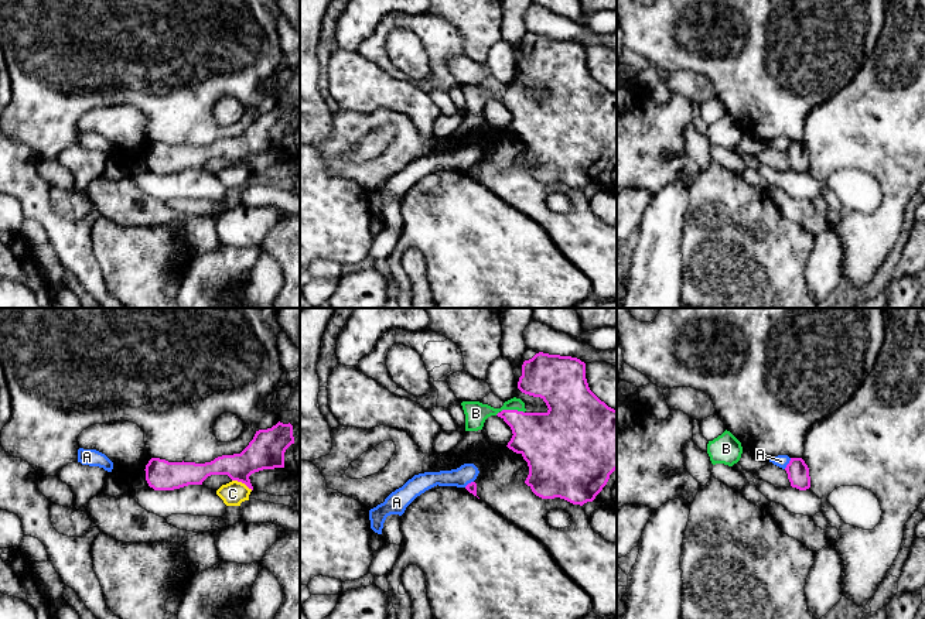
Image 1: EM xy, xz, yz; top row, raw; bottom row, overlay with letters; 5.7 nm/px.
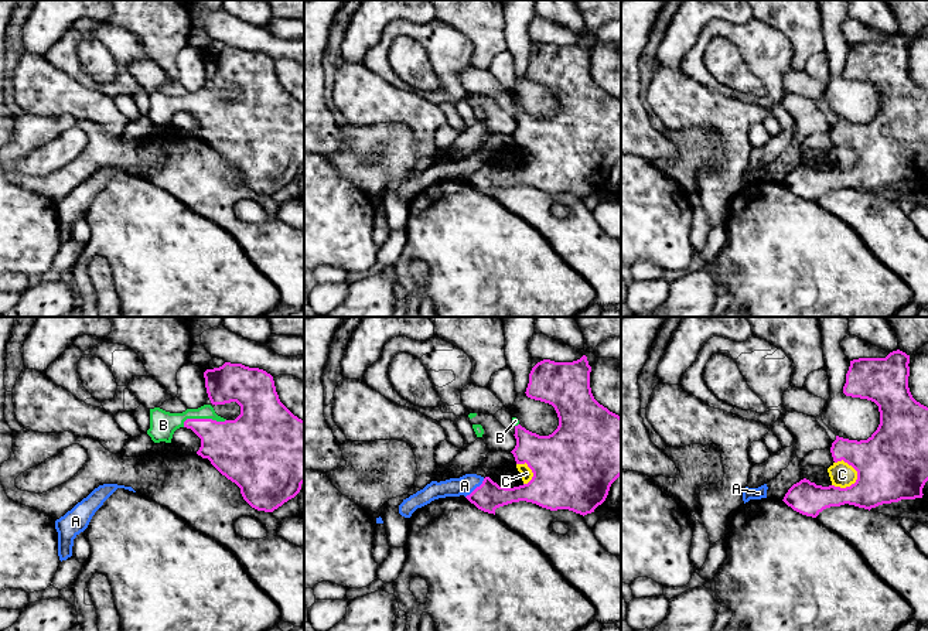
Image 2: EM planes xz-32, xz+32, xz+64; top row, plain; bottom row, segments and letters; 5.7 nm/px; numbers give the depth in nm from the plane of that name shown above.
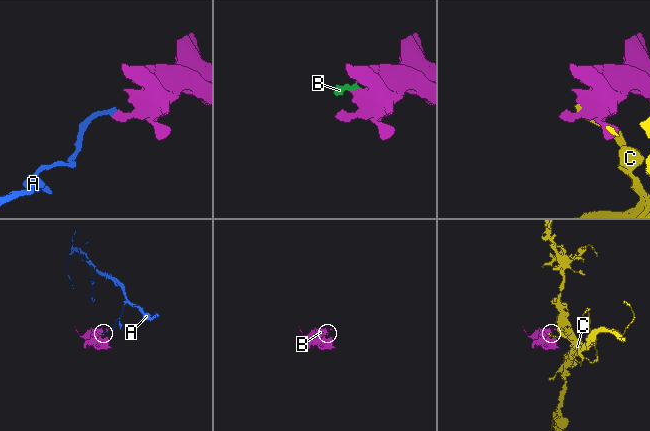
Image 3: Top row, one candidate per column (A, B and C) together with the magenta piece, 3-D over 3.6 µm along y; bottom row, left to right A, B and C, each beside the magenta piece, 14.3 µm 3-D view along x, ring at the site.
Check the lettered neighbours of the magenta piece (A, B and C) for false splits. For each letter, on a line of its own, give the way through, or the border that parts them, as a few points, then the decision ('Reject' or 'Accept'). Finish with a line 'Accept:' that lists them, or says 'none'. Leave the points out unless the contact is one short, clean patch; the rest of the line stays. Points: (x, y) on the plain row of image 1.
A: Boundary: yz (791, 142), (784, 151). Reject
B: Path across: xz (545, 123), (512, 93), (475, 96). Accept
C: Boundary: xy (232, 163), (241, 164), (252, 173). Reject
Accept: B

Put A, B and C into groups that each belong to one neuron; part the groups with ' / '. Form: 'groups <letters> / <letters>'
groups A / B / C

